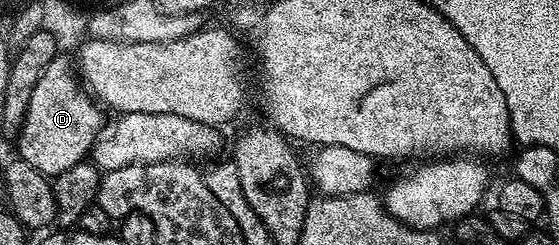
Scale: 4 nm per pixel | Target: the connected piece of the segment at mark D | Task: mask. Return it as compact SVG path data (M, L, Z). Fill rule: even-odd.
M59 53L49 61L33 89L28 111L17 134L18 158L48 177L65 173L65 169L73 169L73 165L84 162L105 126L104 108L84 90L73 70L72 60L70 63L67 59L66 54Z

